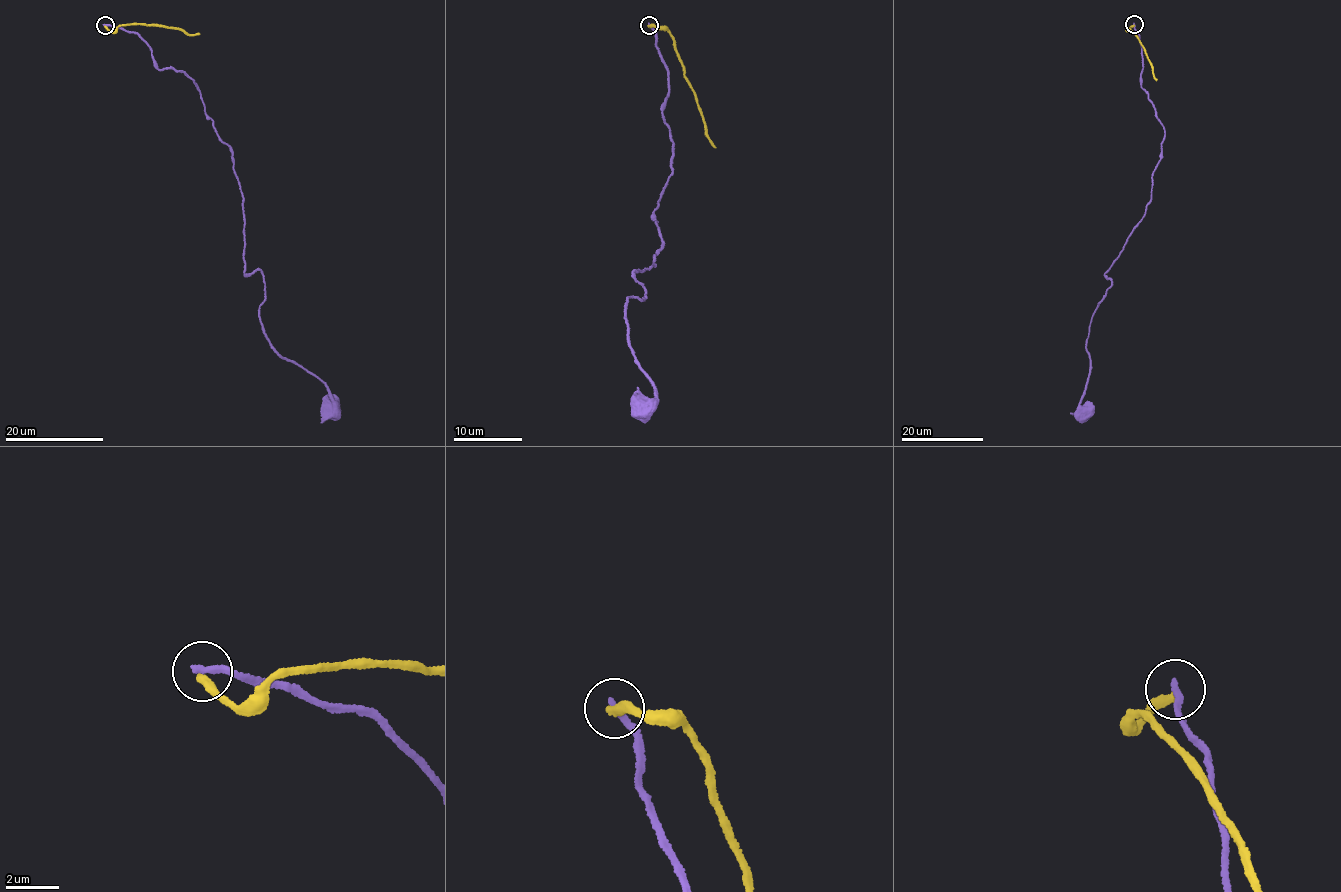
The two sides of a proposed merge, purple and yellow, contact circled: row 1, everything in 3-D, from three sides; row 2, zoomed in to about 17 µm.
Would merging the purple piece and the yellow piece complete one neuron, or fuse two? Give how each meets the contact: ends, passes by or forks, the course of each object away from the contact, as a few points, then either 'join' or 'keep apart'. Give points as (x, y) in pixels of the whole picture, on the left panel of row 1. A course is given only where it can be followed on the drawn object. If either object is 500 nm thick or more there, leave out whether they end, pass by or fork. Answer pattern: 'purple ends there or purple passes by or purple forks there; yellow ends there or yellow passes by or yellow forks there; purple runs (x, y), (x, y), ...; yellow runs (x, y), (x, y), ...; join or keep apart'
purple ends there; yellow ends there; purple runs (104, 25), (140, 36), (154, 66), (199, 90), (230, 149), (245, 272), (263, 281), (262, 330), (333, 407); yellow runs (104, 26), (113, 32), (128, 23), (152, 23), (199, 35); keep apart

